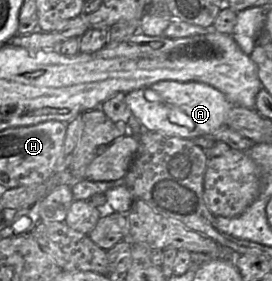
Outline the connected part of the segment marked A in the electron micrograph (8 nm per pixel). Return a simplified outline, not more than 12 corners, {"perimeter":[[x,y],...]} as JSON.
{"perimeter":[[159,81],[125,94],[142,128],[195,139],[234,104],[202,82]]}

